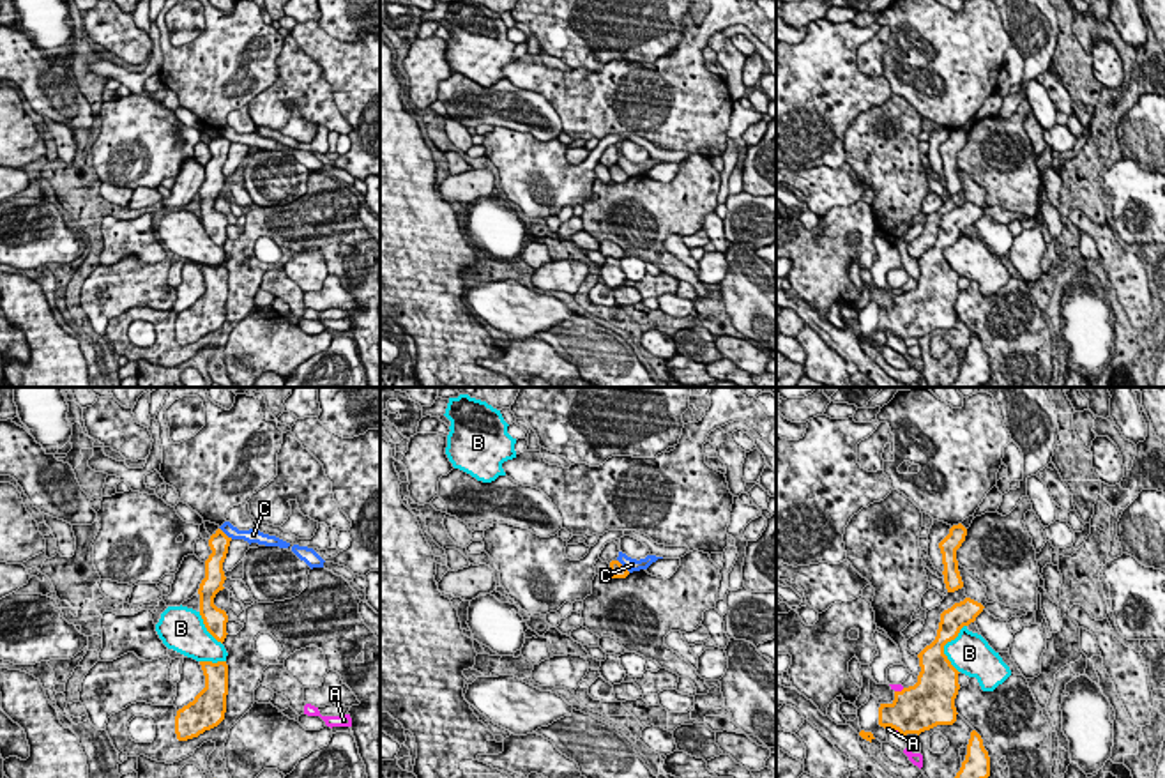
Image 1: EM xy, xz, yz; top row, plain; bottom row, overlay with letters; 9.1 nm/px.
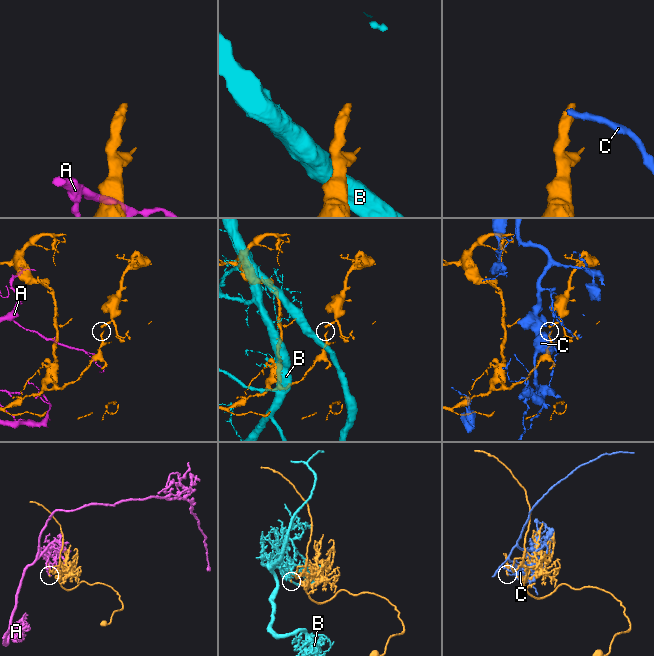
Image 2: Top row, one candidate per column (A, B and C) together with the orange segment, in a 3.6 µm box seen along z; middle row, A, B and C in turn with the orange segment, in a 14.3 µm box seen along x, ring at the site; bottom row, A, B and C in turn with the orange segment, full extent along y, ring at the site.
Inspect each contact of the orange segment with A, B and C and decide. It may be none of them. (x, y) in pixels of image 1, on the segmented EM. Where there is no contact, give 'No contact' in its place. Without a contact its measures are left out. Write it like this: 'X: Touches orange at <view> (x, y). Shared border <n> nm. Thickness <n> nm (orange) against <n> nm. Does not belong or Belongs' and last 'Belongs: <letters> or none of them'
A: Touches orange at yz (893, 727). Shared border 170 nm. Thickness 420 nm (orange) against 50 nm. Does not belong
B: Touches orange at yz (943, 648). Shared border 460 nm. Thickness 320 nm (orange) against 380 nm. Does not belong
C: Touches orange at xy (225, 534). Shared border 160 nm. Thickness 180 nm (orange) against 130 nm. Does not belong
Belongs: none of them

